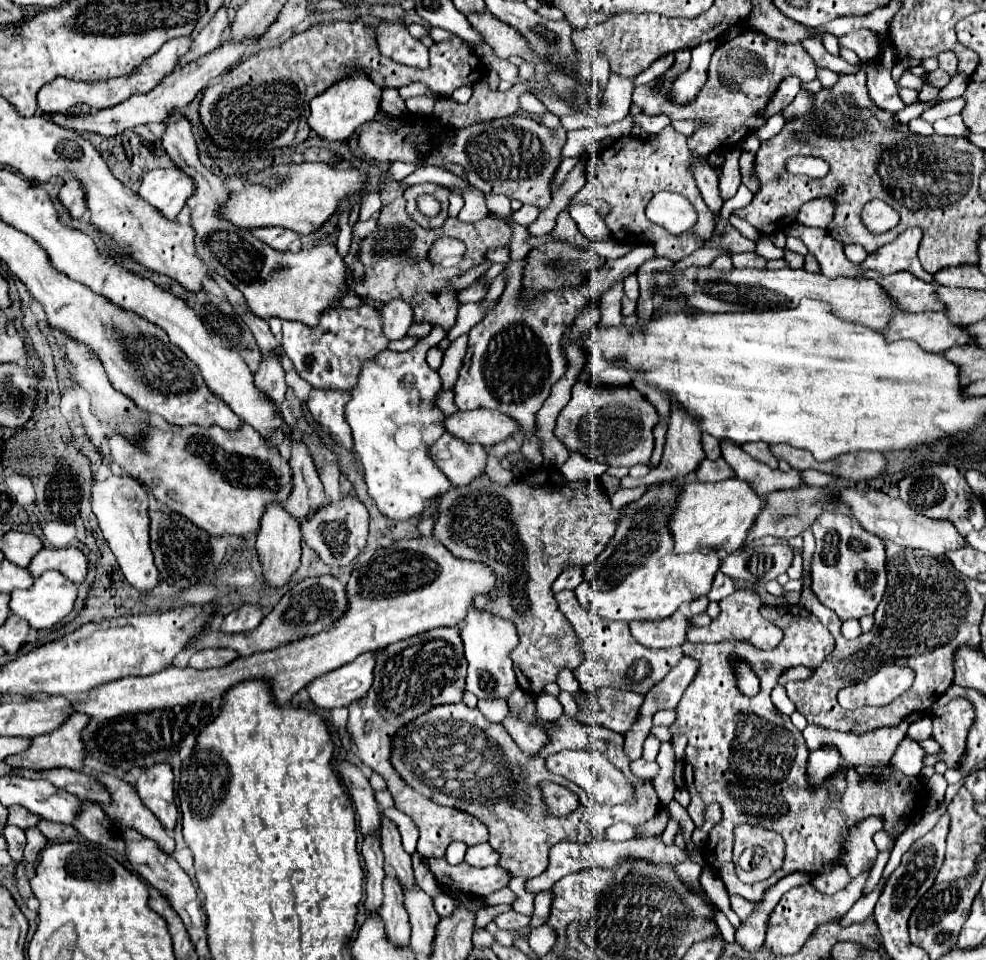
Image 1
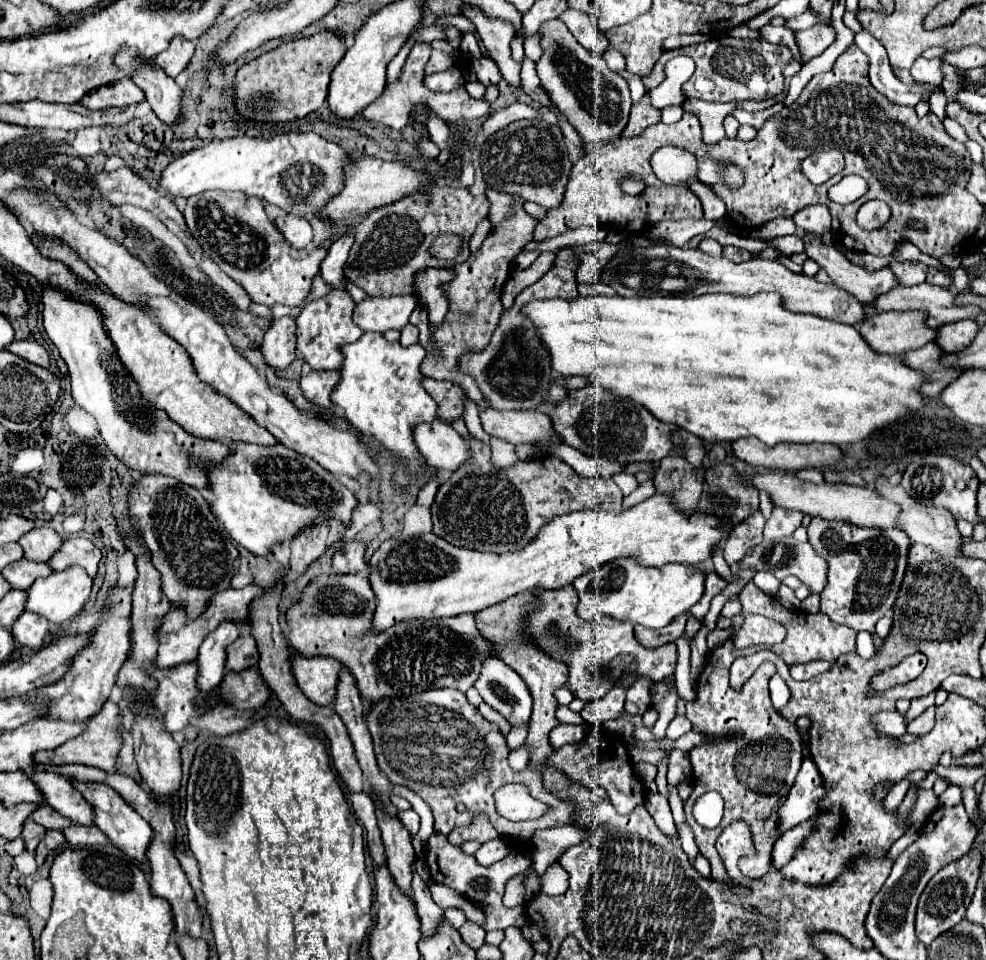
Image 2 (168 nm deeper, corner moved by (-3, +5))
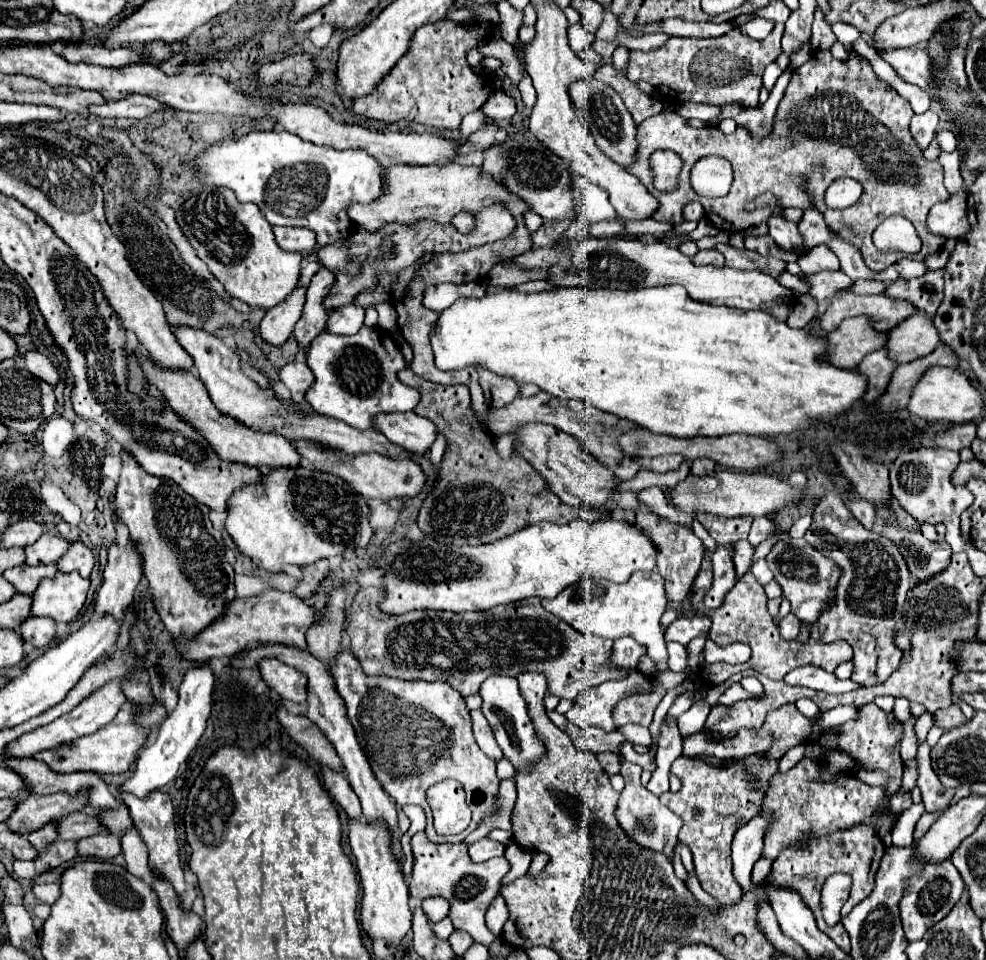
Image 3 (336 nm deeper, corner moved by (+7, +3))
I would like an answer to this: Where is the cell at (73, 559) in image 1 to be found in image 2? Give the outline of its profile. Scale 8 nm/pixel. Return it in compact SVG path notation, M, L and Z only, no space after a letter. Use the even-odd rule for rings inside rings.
M72 538L64 540L62 548L52 556L48 562L54 570L66 570L70 566L82 566L90 576L96 576L98 562L102 554L96 544L92 544L86 538Z

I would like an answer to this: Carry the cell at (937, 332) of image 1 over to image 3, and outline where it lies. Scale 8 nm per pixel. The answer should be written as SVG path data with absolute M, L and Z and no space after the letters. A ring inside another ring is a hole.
M868 316L848 318L828 334L830 360L844 370L854 370L866 354L886 348L886 342L888 334L876 330Z

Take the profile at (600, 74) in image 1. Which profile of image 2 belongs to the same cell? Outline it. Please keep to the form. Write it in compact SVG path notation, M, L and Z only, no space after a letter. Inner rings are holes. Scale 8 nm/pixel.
M566 10L560 20L568 26L572 36L592 54L592 56L602 56L608 48L608 38L590 22L590 18L582 12L576 10Z

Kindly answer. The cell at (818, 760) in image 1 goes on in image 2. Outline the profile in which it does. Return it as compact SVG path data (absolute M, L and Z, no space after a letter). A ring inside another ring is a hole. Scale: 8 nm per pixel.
M804 758L796 782L786 796L786 802L782 802L782 810L778 810L778 834L784 834L800 822L812 818L812 814L818 812L818 802L824 794L826 790L818 768L814 766L812 758Z

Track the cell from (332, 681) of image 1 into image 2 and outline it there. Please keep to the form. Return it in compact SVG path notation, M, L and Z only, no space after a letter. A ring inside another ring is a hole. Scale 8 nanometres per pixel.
M296 656L292 660L292 674L298 688L310 702L318 706L330 706L334 702L340 668L342 664L328 656Z

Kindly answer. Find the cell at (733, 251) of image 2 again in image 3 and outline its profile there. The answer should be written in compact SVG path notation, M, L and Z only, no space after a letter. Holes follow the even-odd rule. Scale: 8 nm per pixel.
M700 250L694 258L694 264L712 264L712 266L724 266L724 256L718 250Z

